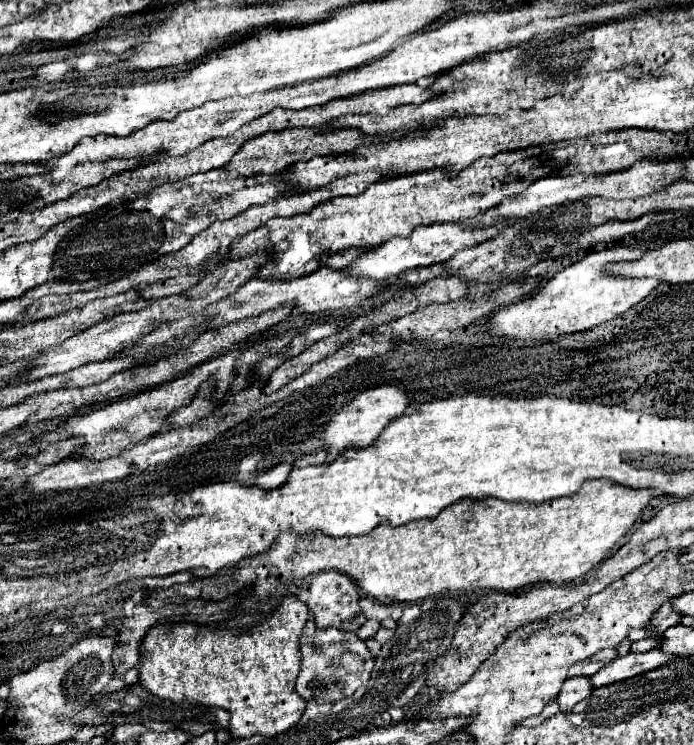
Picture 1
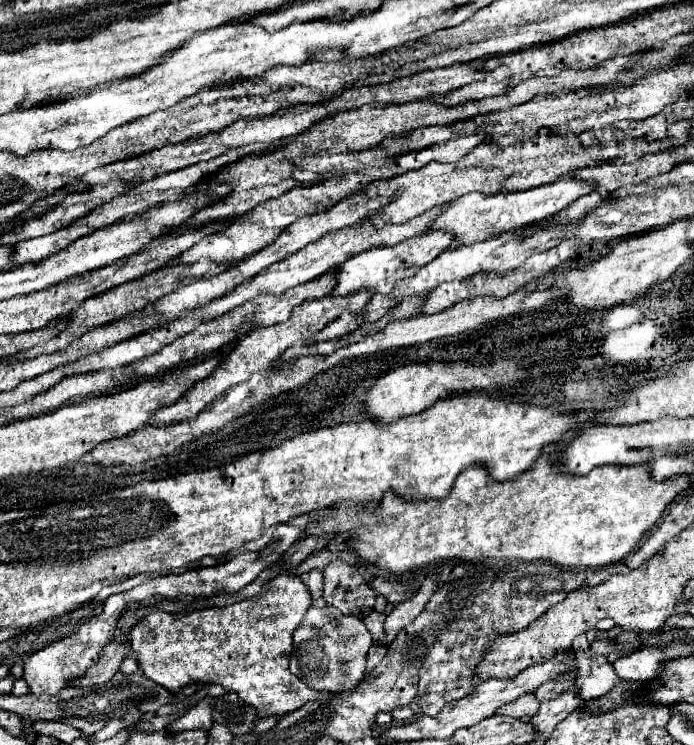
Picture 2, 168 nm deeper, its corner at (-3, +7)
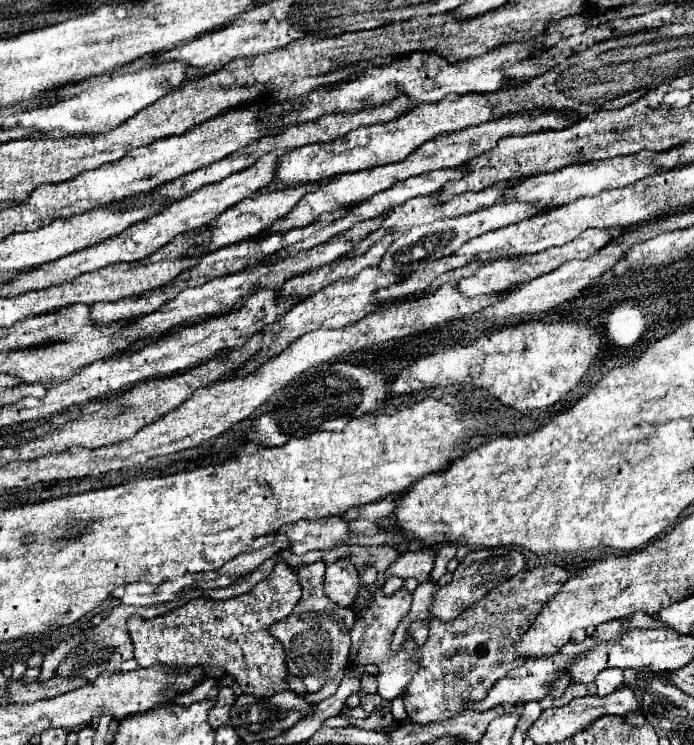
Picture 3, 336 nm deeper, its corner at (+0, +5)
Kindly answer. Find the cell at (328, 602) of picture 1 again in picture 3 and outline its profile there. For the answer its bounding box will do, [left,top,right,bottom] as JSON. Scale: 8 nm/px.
[323,560,359,608]

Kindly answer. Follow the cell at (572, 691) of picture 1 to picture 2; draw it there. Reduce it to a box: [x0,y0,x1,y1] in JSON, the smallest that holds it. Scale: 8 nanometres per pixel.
[572,636,616,700]

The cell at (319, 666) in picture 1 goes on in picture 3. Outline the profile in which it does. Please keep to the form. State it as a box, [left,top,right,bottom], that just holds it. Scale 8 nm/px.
[269,562,355,692]

